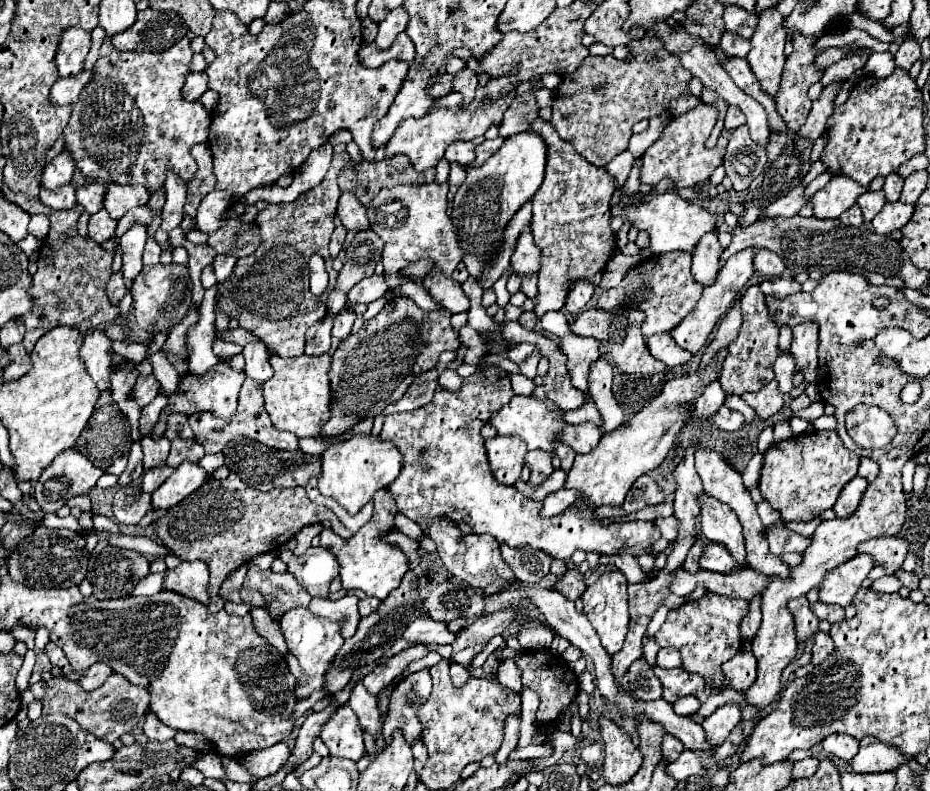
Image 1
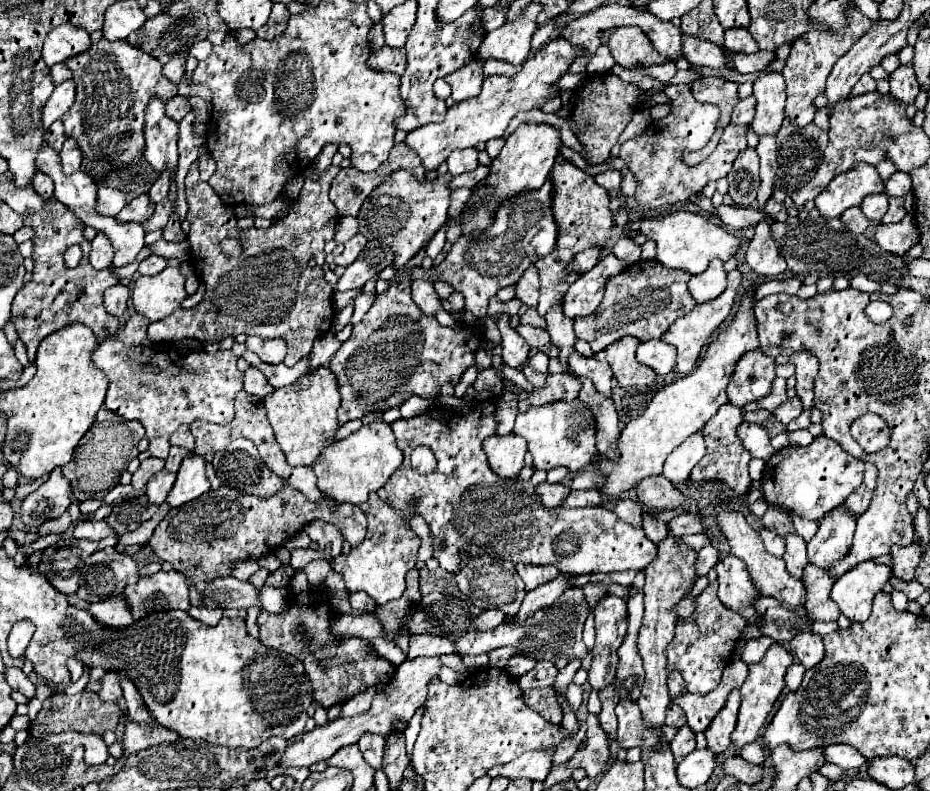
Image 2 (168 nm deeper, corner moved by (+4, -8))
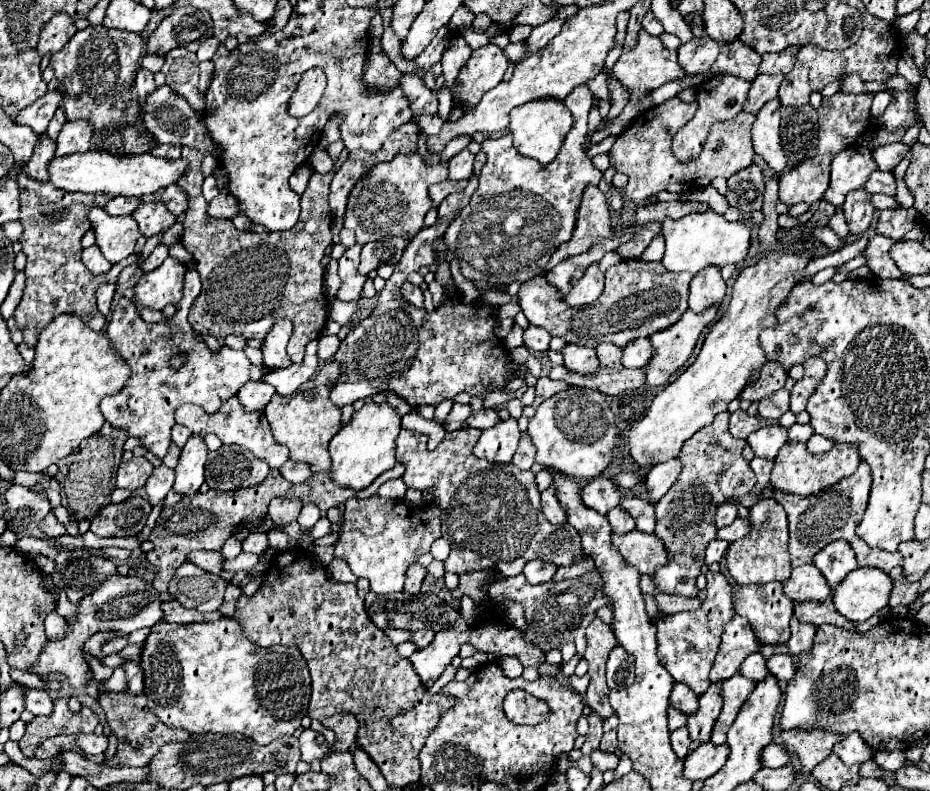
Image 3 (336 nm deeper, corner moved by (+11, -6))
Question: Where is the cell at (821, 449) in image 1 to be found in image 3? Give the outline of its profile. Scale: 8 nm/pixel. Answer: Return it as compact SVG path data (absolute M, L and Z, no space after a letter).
M790 441L778 451L778 457L774 461L776 461L774 471L770 475L770 483L774 489L788 491L794 495L810 495L810 493L818 493L818 491L838 483L846 475L852 475L860 463L860 457L858 457L858 451L854 445L840 445L838 443L828 453L810 453L806 449L806 443Z

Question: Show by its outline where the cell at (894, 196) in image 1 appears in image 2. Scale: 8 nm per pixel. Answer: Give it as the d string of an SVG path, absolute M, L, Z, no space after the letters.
M889 197L889 211L881 219L883 223L895 223L905 217L905 207L903 207L903 197Z

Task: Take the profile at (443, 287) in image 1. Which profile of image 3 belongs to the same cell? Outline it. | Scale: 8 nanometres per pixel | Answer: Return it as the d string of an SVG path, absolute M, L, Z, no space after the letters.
M404 283L402 285L402 297L410 303L410 305L414 305L414 307L422 307L422 303L424 303L424 297L422 297L422 291L420 291L420 287L416 287L416 285L412 285L412 283Z

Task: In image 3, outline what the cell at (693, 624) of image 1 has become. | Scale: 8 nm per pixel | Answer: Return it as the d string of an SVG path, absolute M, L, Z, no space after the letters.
M706 573L708 577L708 597L696 611L688 613L674 613L666 615L658 627L658 657L660 663L668 669L674 681L688 685L696 695L702 695L708 689L708 673L714 665L722 629L732 619L734 605L732 605L732 587L722 573Z

